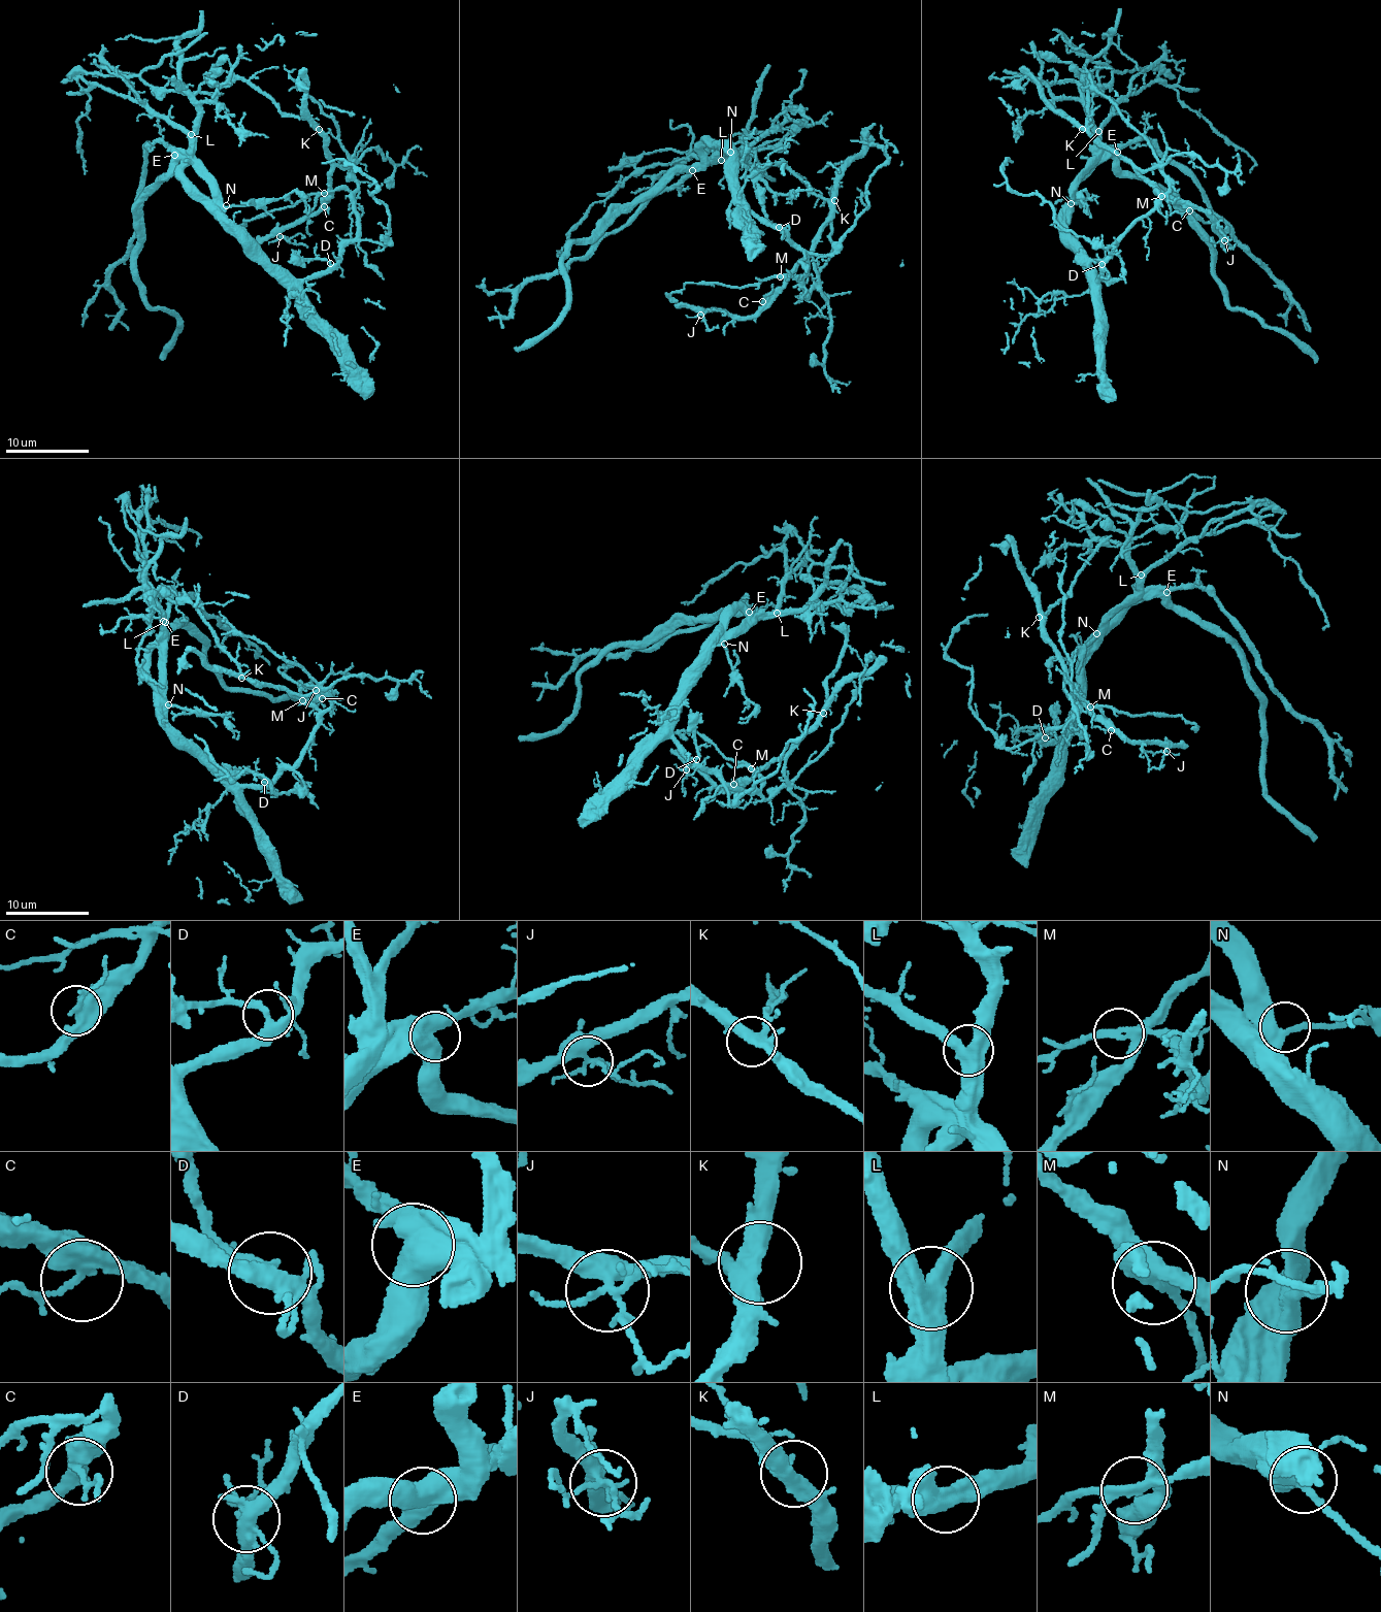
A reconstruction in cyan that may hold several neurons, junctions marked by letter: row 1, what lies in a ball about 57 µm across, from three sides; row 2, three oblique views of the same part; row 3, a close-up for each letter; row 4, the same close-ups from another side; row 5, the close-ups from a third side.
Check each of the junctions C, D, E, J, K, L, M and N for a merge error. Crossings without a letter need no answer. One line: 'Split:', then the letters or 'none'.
Split: M

